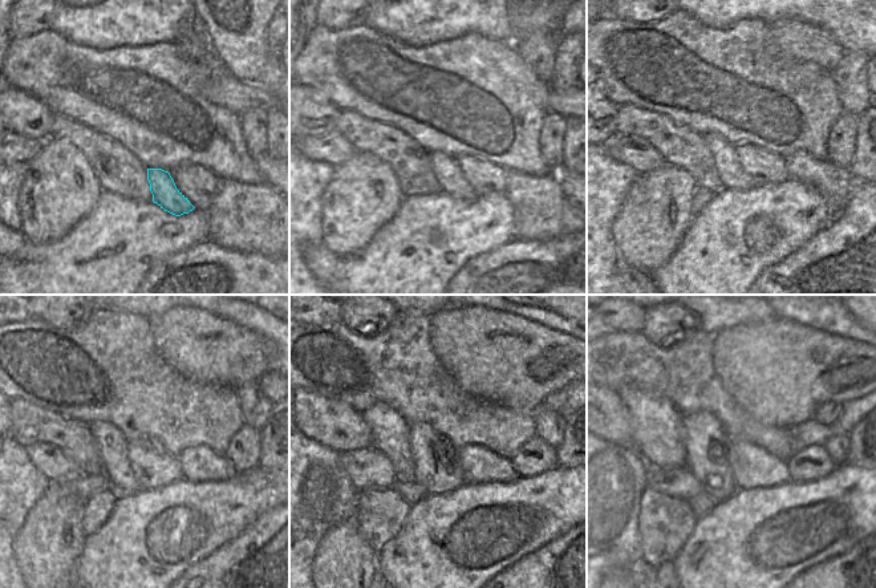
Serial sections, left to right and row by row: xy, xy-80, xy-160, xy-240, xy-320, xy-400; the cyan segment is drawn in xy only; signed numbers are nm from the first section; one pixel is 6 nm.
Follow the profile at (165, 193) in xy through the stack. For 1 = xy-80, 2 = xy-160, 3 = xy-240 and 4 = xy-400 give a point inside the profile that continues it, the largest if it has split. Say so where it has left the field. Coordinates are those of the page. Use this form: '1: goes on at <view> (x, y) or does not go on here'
1: goes on at xy-80 (451, 182)
2: goes on at xy-160 (730, 173)
3: goes on at xy-240 (110, 443)
4: goes on at xy-400 (657, 433)

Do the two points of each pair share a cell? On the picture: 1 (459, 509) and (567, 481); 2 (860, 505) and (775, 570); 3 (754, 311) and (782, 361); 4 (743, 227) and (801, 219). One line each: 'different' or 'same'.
1: same
2: same
3: different
4: same

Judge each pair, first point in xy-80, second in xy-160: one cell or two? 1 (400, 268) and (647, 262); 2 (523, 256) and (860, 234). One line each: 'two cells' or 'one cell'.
1: two cells
2: one cell

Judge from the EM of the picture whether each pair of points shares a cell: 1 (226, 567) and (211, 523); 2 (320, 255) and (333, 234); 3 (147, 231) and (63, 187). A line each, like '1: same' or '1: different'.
1: different
2: different
3: different

